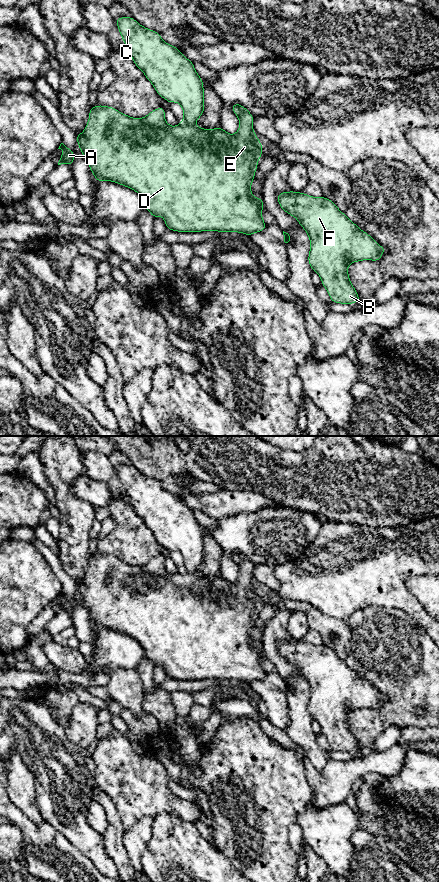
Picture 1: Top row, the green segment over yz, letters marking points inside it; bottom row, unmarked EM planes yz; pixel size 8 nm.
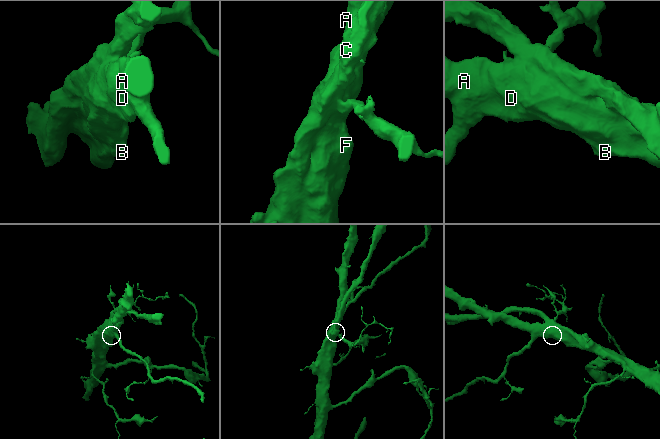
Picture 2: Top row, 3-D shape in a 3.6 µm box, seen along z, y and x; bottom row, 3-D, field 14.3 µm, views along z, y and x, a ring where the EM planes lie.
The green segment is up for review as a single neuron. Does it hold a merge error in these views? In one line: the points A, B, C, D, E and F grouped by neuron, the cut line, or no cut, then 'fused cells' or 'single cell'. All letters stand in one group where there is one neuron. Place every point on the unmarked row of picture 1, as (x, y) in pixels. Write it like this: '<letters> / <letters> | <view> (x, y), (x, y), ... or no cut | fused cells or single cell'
A B D E F / C | yz (182, 568), (193, 572) | fused cells

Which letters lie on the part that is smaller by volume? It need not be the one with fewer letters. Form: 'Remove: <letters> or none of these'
Remove: C

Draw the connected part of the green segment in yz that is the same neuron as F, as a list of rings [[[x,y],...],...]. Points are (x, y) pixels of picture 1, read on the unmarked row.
[[[281,640],[279,654],[298,668],[310,687],[308,711],[320,724],[333,751],[361,750],[350,729],[348,714],[363,708],[379,709],[387,697],[361,678],[336,652],[324,644]]]

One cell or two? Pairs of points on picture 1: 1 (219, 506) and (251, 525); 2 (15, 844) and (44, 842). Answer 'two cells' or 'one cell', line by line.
1: two cells
2: two cells

